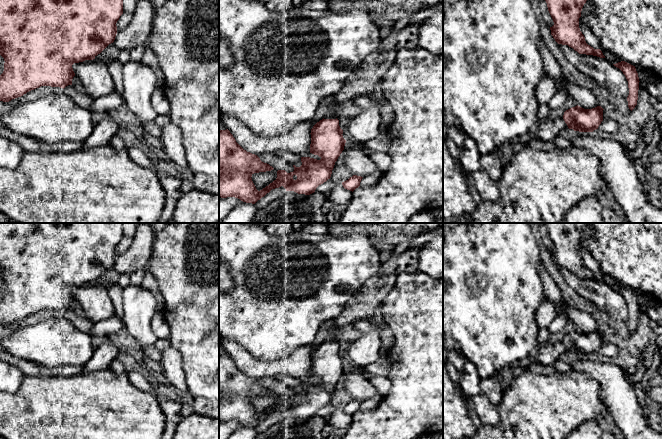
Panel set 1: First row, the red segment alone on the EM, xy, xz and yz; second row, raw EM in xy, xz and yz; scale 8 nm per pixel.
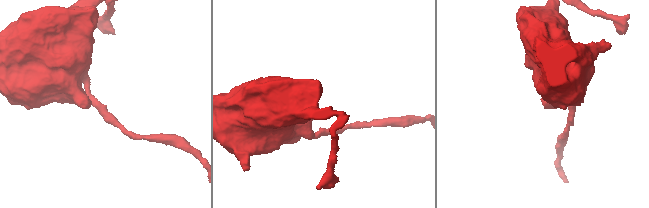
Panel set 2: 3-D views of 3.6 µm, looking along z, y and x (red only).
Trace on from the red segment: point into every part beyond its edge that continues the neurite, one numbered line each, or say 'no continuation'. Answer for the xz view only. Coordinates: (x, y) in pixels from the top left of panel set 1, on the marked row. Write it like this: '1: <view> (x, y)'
1: xz (333, 114)

